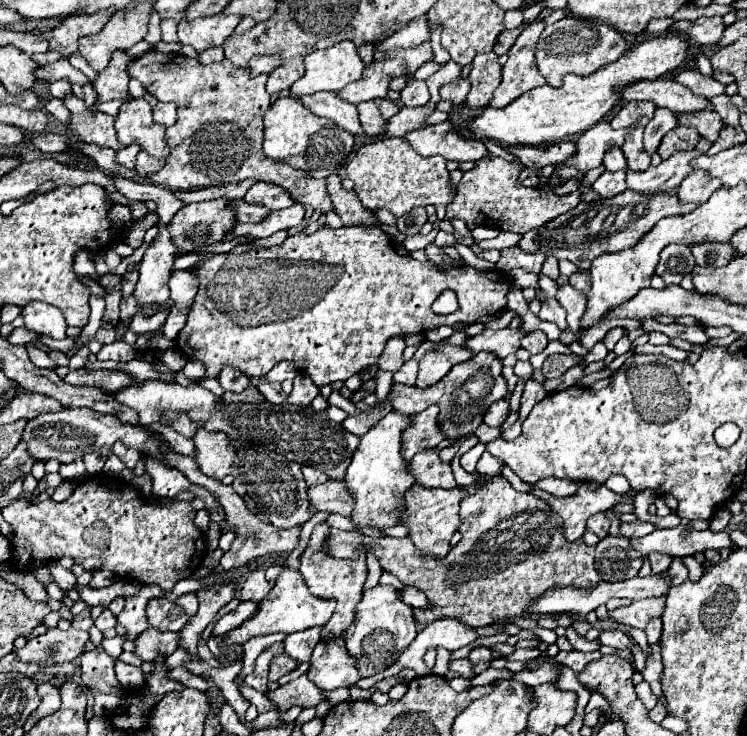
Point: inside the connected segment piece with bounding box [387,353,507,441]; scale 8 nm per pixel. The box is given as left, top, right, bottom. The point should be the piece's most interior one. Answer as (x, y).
(464, 394)

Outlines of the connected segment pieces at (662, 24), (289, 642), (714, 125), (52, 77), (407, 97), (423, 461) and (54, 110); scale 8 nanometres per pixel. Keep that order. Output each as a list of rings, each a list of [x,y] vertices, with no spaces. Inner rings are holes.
[[[669,17],[669,19],[649,21],[649,23],[647,23],[647,29],[645,29],[645,35],[647,35],[647,37],[659,37],[659,35],[663,35],[663,33],[671,27],[671,23],[673,23],[671,17]]]
[[[311,627],[299,633],[291,633],[285,637],[283,641],[283,653],[287,653],[289,657],[293,657],[295,661],[309,661],[313,647],[319,643],[321,637],[321,627]]]
[[[699,113],[695,117],[681,117],[681,123],[685,123],[687,127],[695,127],[703,139],[707,141],[715,141],[719,139],[719,133],[723,129],[723,123],[721,123],[721,117],[719,113]]]
[[[59,59],[57,63],[53,63],[51,67],[39,67],[37,69],[37,79],[43,79],[47,83],[59,81],[59,79],[67,79],[71,85],[85,85],[91,83],[87,79],[87,75],[83,75],[79,69],[75,69],[67,59]]]
[[[405,73],[407,85],[401,89],[401,101],[405,107],[421,107],[429,101],[429,89],[425,81],[419,81],[415,75]]]
[[[427,449],[423,453],[417,453],[409,461],[407,471],[415,477],[415,483],[419,483],[419,485],[443,487],[443,489],[457,487],[455,477],[451,473],[451,465],[449,463],[443,463],[433,449]]]
[[[50,99],[47,101],[47,103],[44,103],[44,108],[45,110],[47,110],[47,112],[51,113],[59,121],[69,123],[70,112],[64,106],[63,99]]]

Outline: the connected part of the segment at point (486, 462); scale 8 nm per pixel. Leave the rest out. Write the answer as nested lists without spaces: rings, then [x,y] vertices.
[[[483,453],[481,459],[479,459],[479,463],[477,463],[477,471],[479,473],[487,473],[487,475],[499,475],[501,473],[501,465],[503,463],[499,459],[495,459],[493,455]]]

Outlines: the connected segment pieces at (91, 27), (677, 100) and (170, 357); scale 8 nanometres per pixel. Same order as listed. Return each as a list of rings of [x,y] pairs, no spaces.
[[[107,9],[107,11],[97,11],[93,15],[81,13],[81,15],[71,15],[71,17],[63,19],[63,23],[51,31],[49,51],[61,51],[61,49],[77,43],[79,37],[99,33],[113,13],[115,11]]]
[[[669,79],[635,81],[635,85],[627,85],[627,89],[619,89],[619,97],[621,97],[621,105],[629,101],[651,101],[657,107],[667,107],[675,113],[691,113],[707,105],[703,97],[693,95],[687,87]]]
[[[167,349],[167,351],[163,351],[163,355],[161,355],[161,363],[169,369],[169,371],[173,371],[173,373],[177,373],[183,365],[185,365],[185,355],[183,353],[179,353],[177,349]]]

